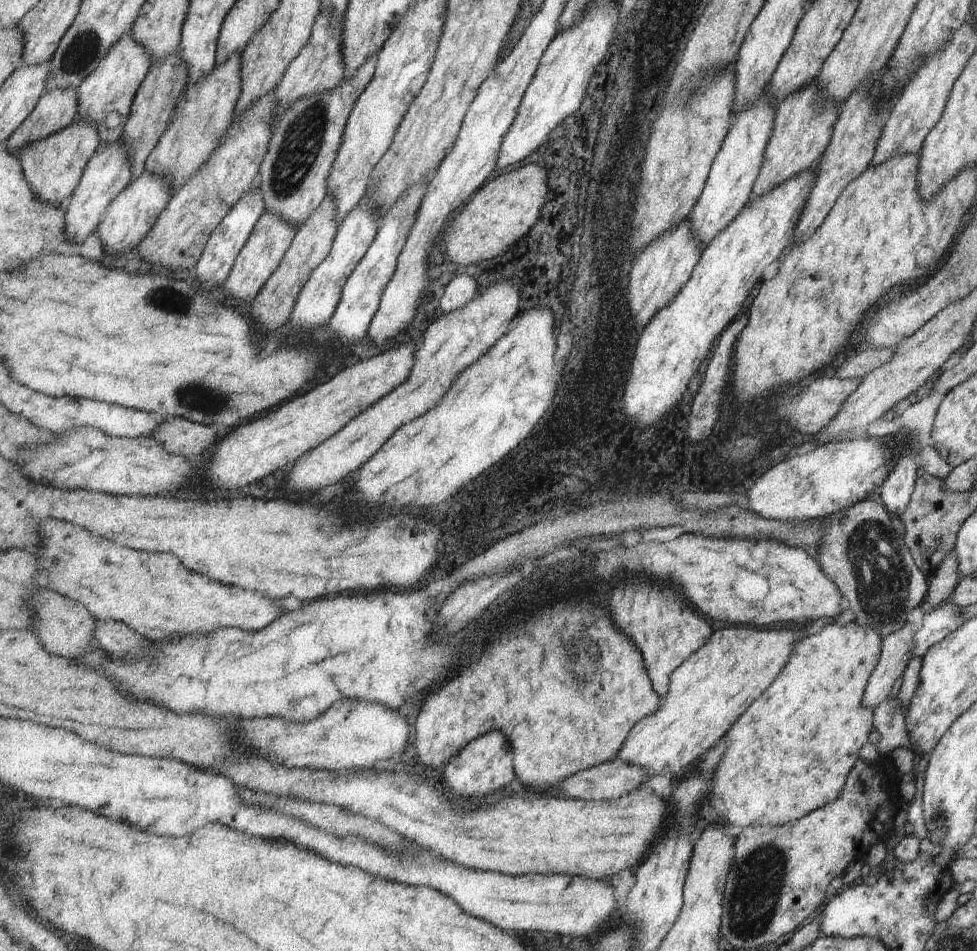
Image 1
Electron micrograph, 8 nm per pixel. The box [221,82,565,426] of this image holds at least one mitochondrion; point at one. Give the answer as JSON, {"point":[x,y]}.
{"point":[303,139]}

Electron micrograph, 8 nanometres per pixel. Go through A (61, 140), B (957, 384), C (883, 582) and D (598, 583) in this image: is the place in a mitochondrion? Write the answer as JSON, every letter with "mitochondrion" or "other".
{"A":"other","B":"other","C":"mitochondrion","D":"other"}

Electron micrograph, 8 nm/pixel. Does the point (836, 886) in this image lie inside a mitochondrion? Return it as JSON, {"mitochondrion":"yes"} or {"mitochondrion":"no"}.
{"mitochondrion":"no"}

